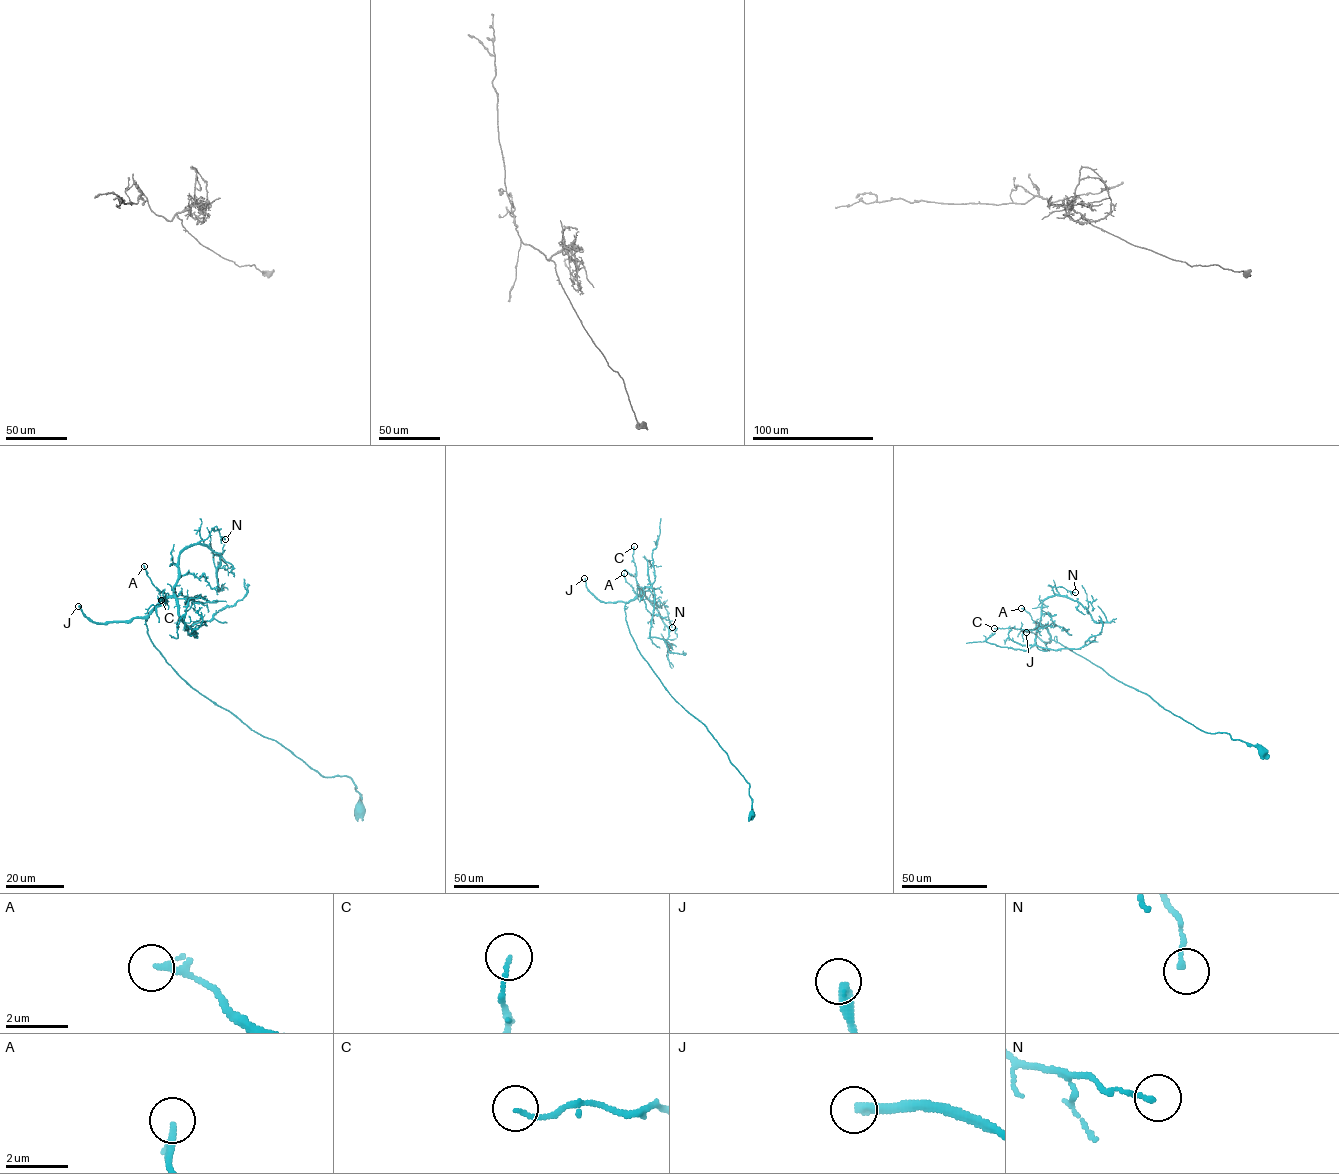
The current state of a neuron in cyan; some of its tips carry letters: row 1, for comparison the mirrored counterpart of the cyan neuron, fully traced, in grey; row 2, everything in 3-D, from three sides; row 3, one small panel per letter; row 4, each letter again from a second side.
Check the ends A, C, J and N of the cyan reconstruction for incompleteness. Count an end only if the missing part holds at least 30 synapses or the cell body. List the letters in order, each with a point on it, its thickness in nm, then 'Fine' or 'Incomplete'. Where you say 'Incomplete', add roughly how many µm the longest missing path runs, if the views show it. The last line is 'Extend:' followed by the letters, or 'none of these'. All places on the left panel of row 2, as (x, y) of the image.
A: Place: (144, 566). Thickness 140 nm. Fine
C: Place: (161, 600). Thickness 120 nm. Fine
J: Place: (78, 606). Thickness 360 nm. Incomplete. Missing length about 200 µm
N: Place: (225, 539). Thickness 130 nm. Fine
Extend: J

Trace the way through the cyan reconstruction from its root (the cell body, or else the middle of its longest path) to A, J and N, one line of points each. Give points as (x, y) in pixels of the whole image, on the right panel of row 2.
A: (1262, 752), (1228, 733), (1204, 732), (1174, 715), (1053, 640), (1044, 626), (1021, 608)
J: (1262, 752), (1228, 733), (1200, 730), (1059, 643), (1049, 639), (1043, 642), (1026, 632)
N: (1262, 752), (1228, 733), (1200, 730), (1053, 640), (1040, 623), (1042, 602), (1055, 594), (1053, 587), (1075, 592)

